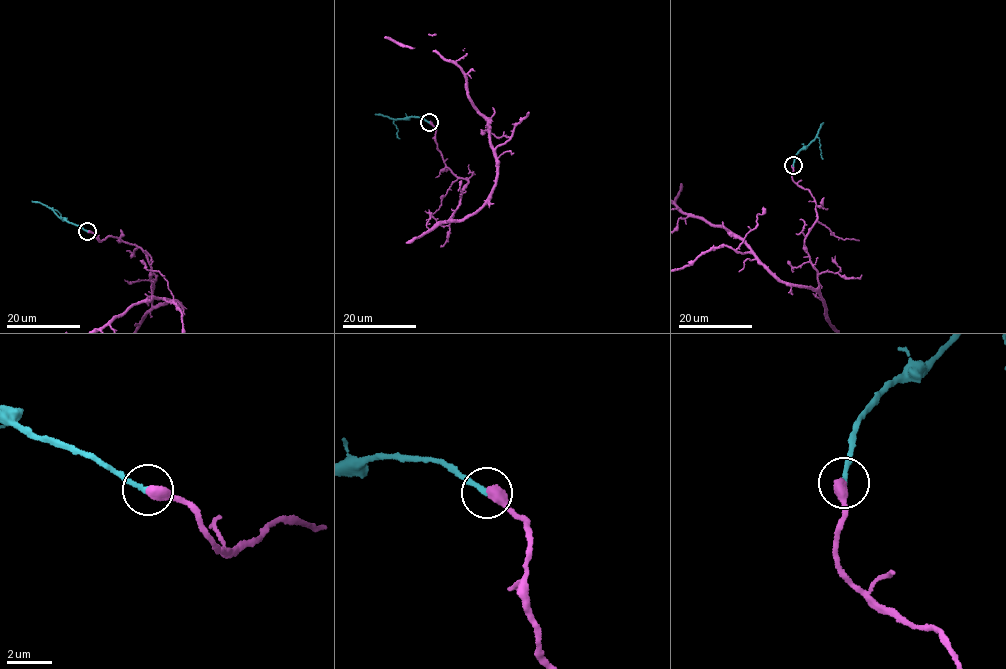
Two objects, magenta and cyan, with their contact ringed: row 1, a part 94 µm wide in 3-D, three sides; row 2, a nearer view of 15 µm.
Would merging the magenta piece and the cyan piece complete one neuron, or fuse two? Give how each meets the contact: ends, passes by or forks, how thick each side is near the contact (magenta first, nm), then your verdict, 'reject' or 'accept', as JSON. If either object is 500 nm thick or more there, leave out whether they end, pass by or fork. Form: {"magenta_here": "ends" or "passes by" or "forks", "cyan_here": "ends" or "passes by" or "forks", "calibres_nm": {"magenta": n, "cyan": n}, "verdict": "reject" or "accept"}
{"calibres_nm": {"magenta": 500, "cyan": 220}, "verdict": "accept"}

